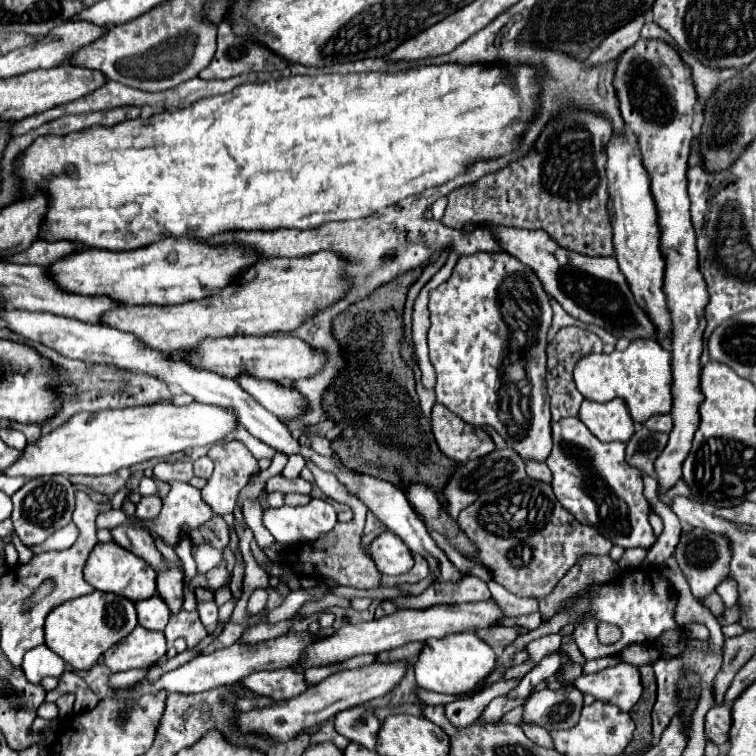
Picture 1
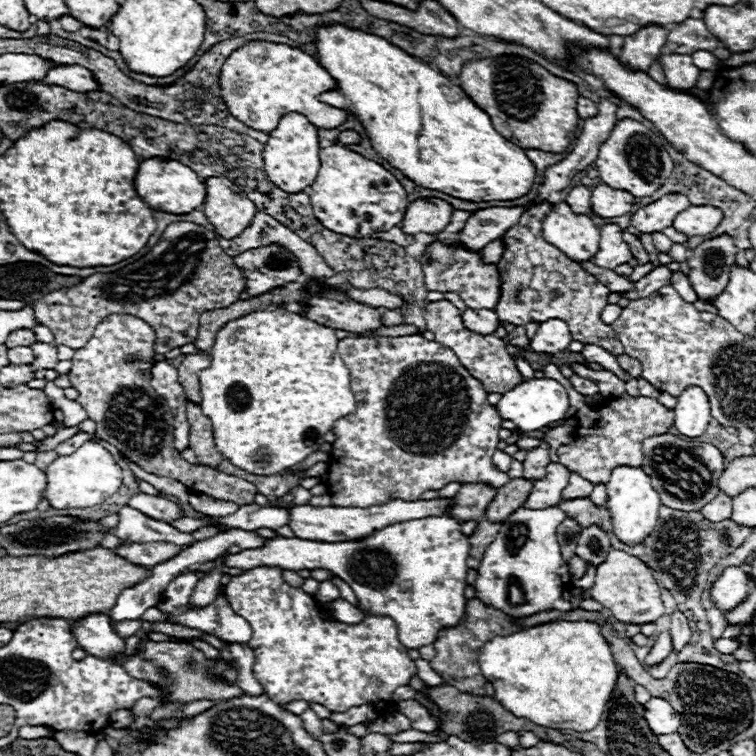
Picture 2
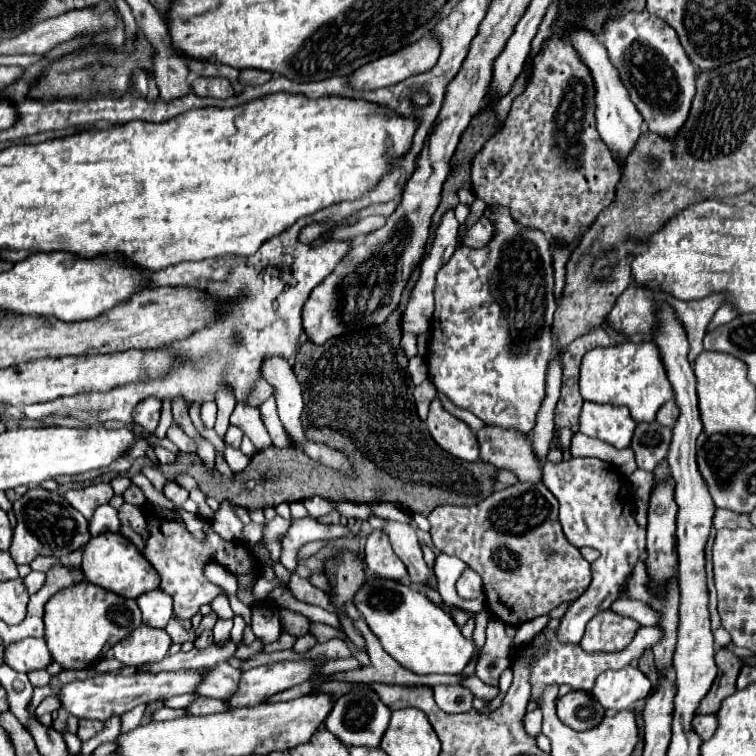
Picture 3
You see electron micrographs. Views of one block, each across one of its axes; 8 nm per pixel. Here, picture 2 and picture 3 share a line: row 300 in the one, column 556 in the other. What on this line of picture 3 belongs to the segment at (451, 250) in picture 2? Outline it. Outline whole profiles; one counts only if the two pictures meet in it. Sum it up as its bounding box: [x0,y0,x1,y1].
[544,458,646,642]

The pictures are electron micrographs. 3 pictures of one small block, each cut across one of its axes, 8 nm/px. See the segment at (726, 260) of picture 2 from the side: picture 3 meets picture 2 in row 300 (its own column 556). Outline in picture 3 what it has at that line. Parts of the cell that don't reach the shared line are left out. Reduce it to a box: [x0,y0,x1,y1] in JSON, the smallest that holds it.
[556,692,604,730]

